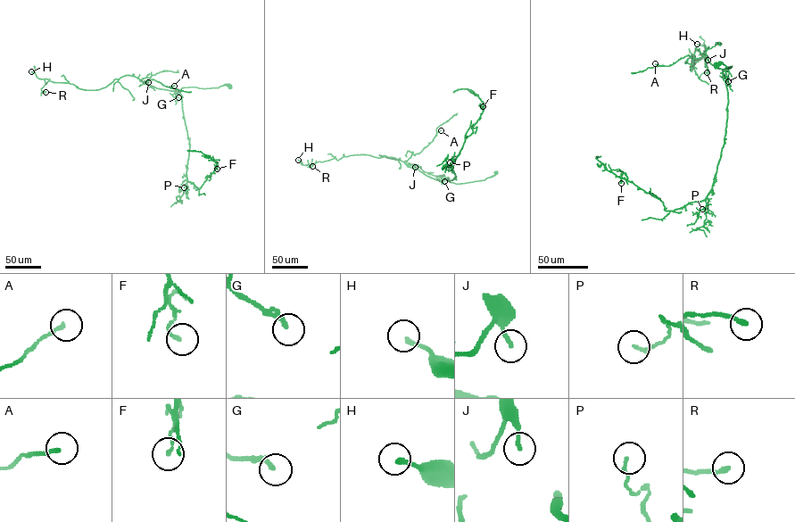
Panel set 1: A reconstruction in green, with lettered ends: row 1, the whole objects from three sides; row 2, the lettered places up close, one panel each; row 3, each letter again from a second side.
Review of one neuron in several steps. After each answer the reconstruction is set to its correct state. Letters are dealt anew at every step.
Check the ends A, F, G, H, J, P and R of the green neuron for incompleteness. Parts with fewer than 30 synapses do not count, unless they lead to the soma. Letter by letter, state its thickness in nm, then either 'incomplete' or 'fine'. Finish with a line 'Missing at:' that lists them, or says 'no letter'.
A: calibre 170 nm; fine
F: calibre 150 nm; fine
G: calibre 200 nm; fine
H: calibre 200 nm; fine
J: calibre 170 nm; fine
P: calibre 170 nm; fine
R: calibre 220 nm; fine
Missing at: no letter

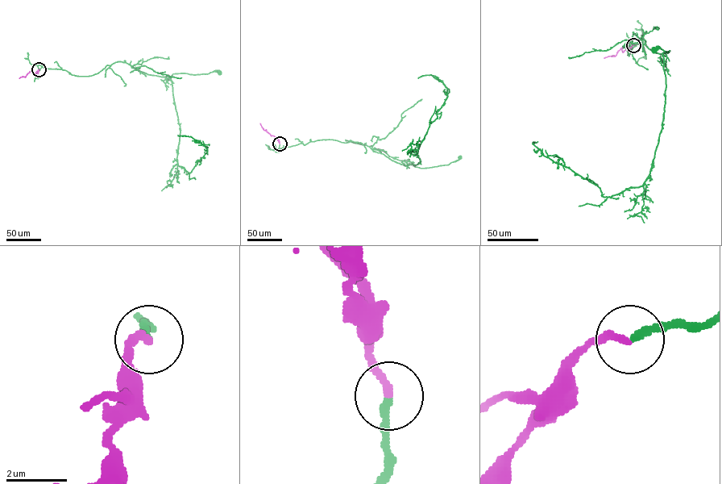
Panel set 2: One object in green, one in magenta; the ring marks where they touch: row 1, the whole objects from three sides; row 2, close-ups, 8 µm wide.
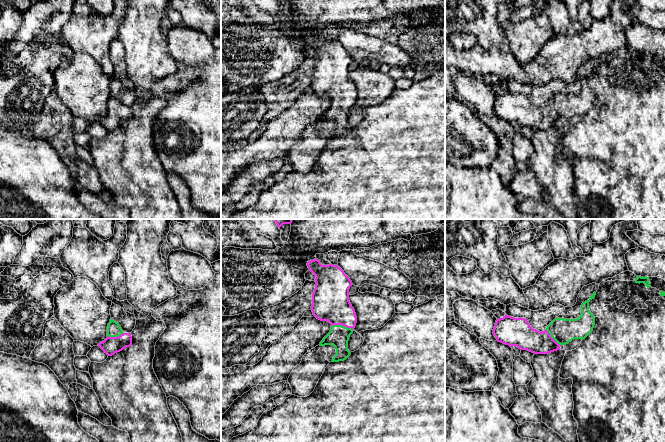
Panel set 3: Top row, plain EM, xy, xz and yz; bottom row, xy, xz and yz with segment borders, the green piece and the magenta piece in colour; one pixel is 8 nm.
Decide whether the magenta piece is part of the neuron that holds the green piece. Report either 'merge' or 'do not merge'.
merge

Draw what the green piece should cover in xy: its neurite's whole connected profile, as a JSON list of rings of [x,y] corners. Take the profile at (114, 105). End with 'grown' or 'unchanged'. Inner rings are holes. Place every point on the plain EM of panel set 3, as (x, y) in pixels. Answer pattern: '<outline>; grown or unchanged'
[[[110,95],[107,102],[107,114],[98,122],[108,131],[112,132],[132,121],[131,109],[124,109],[118,98]]]; grown

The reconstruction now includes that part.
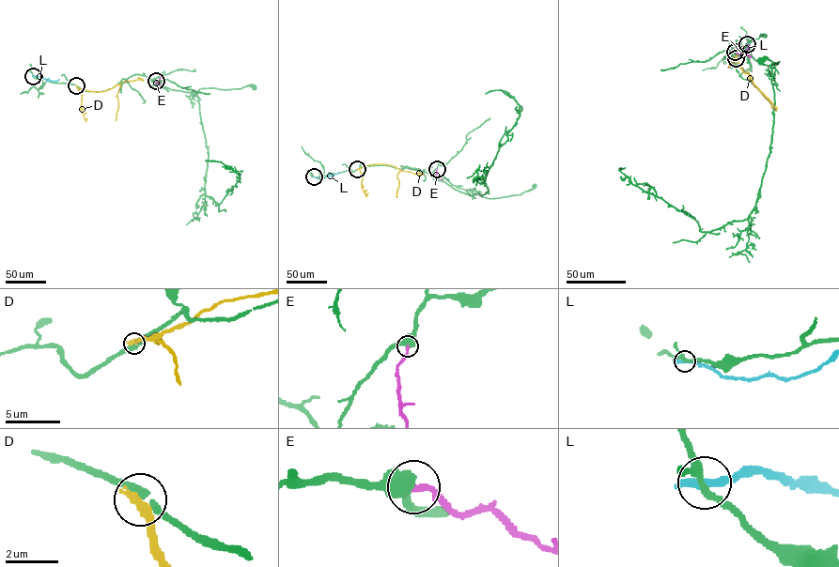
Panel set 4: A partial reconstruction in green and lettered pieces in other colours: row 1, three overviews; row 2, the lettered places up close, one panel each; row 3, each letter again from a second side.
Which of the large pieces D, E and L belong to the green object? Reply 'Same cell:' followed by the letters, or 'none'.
Same cell: none

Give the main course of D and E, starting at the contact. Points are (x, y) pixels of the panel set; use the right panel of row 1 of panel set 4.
D: (736, 58), (728, 67), (736, 56), (742, 71), (751, 76), (757, 88), (777, 109)
E: (736, 52), (747, 55), (748, 44)

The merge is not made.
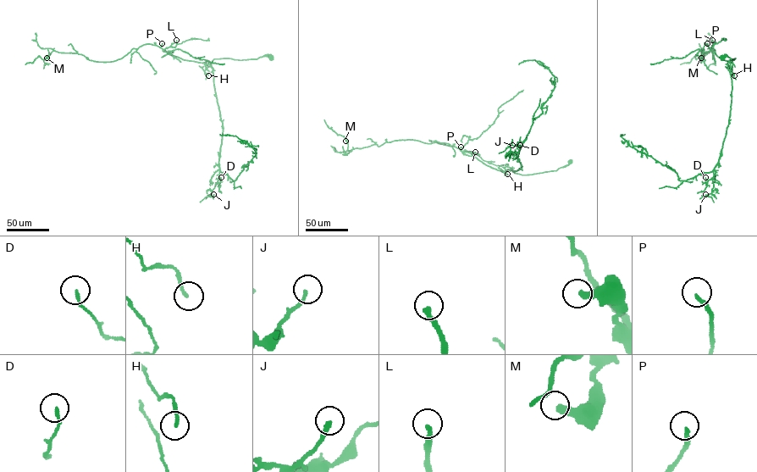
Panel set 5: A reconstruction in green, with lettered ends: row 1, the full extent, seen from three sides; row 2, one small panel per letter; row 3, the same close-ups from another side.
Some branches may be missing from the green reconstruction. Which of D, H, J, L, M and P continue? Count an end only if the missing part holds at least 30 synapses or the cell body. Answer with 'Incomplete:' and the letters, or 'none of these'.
Incomplete: L, P

